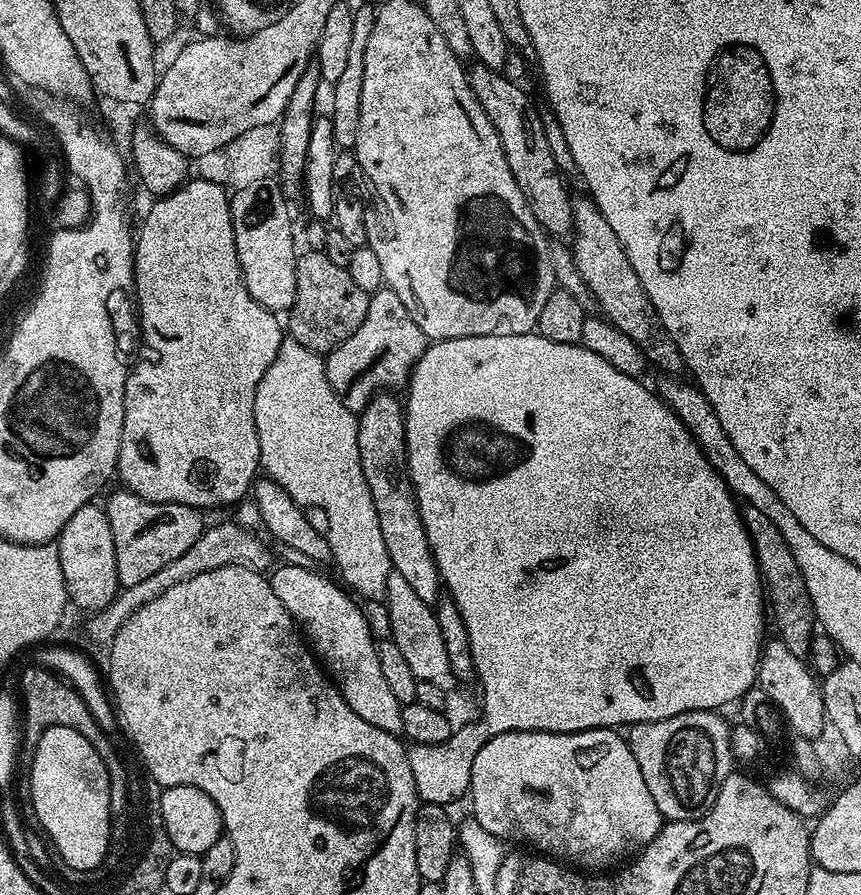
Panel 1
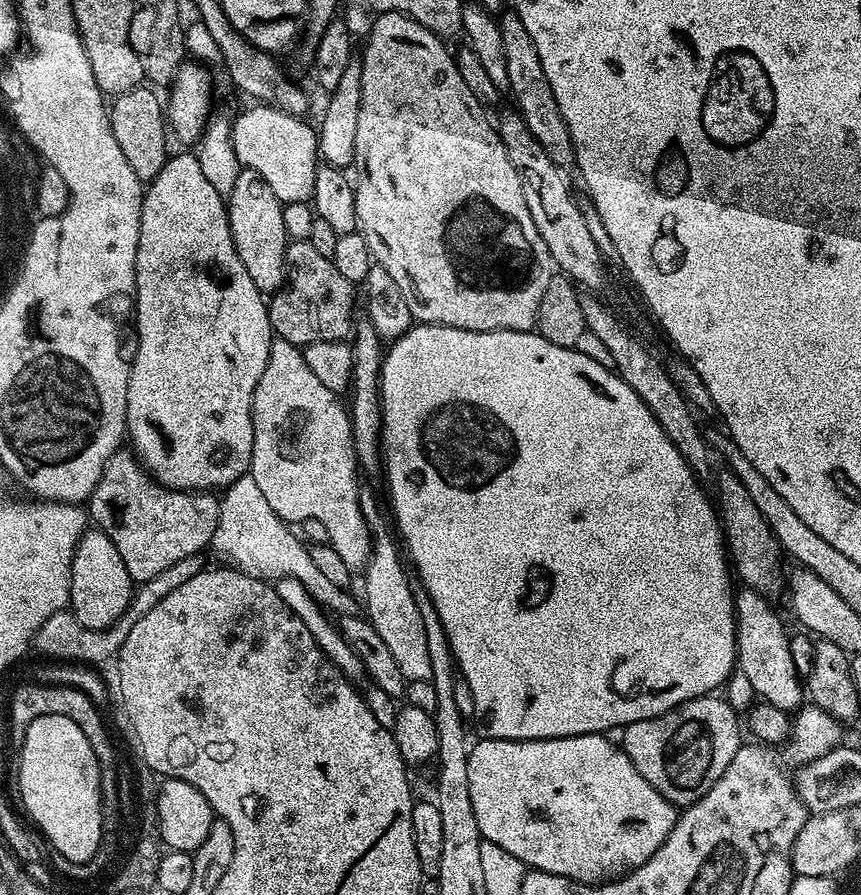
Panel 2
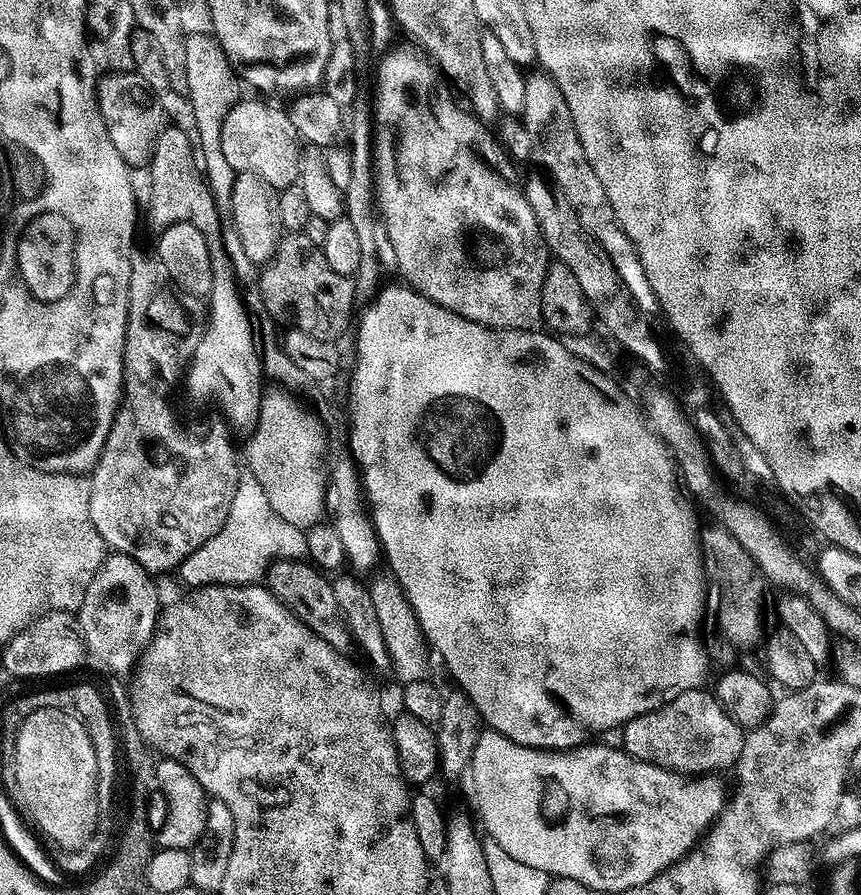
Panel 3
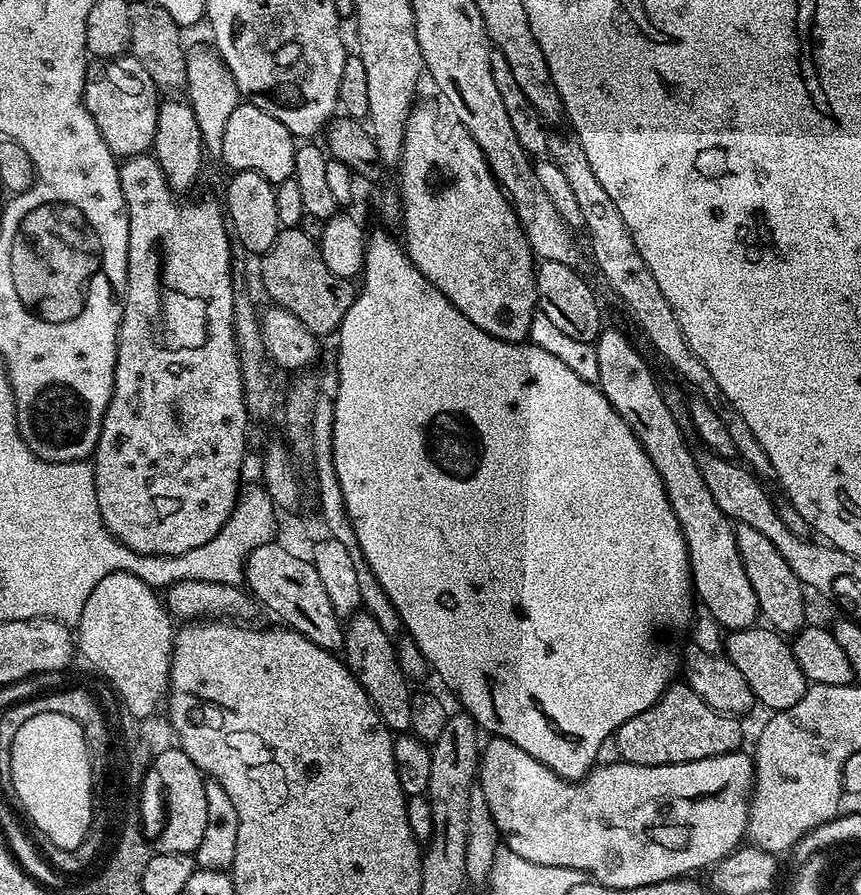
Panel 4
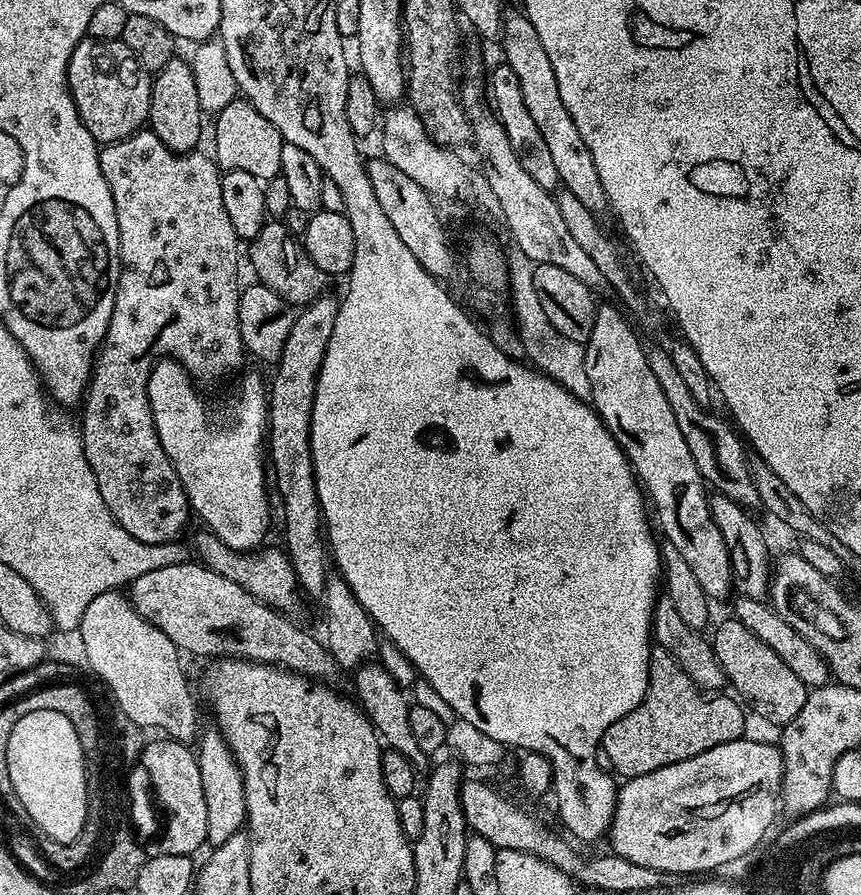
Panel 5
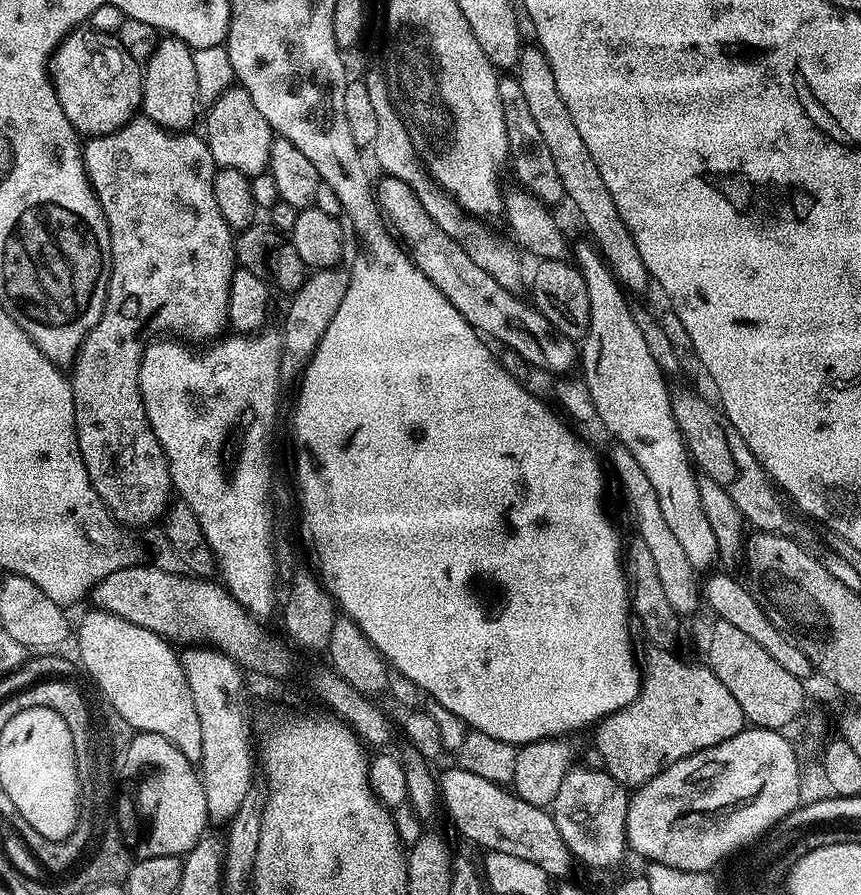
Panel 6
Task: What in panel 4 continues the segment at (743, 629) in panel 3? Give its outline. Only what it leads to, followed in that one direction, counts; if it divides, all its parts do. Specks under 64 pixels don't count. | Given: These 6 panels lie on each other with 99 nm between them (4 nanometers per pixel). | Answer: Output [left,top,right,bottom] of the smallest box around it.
[594,327,760,630]

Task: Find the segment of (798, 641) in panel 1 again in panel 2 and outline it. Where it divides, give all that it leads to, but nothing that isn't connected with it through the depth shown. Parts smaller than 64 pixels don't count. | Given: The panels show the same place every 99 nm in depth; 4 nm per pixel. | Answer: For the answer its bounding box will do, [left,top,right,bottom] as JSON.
[716,468,786,600]

